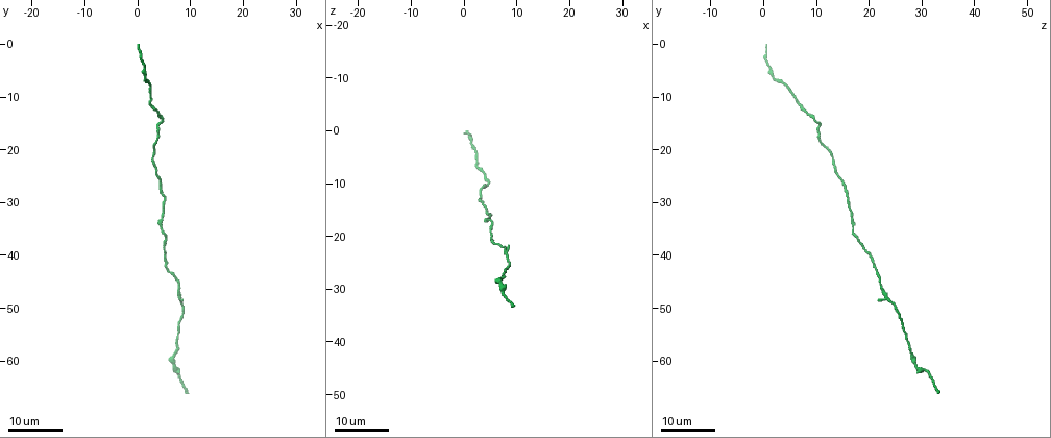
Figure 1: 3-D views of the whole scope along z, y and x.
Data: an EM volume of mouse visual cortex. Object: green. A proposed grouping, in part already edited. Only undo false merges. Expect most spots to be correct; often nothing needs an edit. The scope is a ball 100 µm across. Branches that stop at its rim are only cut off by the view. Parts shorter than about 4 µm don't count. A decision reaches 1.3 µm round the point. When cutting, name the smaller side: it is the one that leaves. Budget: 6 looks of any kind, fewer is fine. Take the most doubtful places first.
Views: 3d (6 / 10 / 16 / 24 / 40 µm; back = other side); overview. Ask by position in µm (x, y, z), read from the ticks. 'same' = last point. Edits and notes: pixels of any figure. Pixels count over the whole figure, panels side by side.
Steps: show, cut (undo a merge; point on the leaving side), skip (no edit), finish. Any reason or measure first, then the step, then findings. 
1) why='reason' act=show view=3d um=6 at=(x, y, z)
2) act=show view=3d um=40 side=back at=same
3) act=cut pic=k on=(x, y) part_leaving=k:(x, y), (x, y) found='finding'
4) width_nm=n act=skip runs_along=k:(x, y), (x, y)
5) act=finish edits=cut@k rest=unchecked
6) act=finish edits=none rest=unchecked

why='two arms in line, one across' act=show view=3d um=24 at=(8.0, 48.5, 23.5)

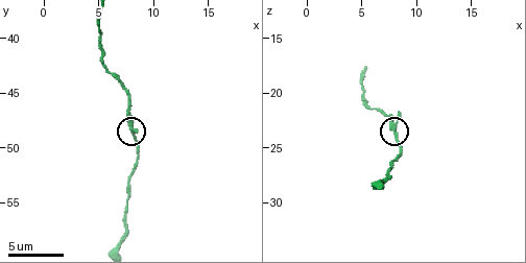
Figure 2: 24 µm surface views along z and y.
act=show view=3d um=6 at=same

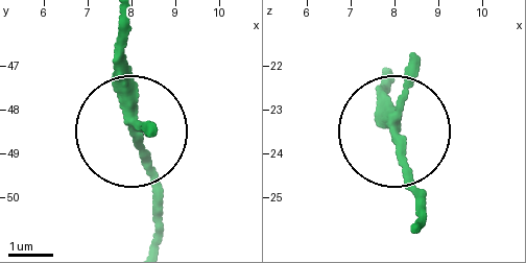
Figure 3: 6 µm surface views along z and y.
why='from behind' act=show view=3d um=6 side=back at=(8.15, 48.60, 23.80)

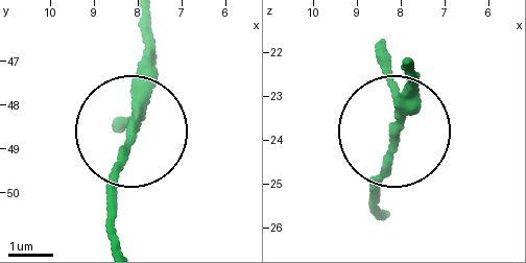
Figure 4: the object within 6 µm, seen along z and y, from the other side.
width_nm=190 act=skip runs_along=4:(414, 64), (374, 207) found='one cell here'

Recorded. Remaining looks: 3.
act=show view=3d um=24 at=(7.5, 62.0, 30.5)

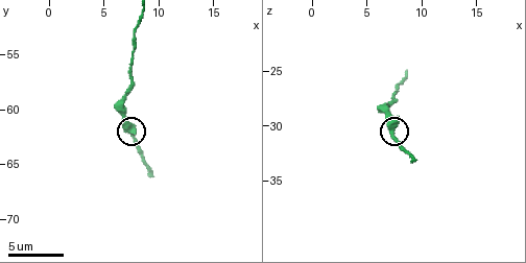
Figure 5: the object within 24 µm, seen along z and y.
act=show view=3d um=6 at=same

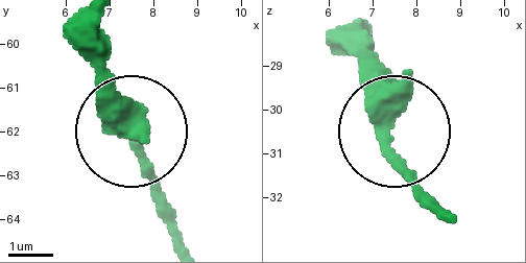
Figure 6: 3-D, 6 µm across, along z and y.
width_nm=330 act=skip found='continuous, no second cell'

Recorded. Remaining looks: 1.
act=finish edits=none rest=unchecked

